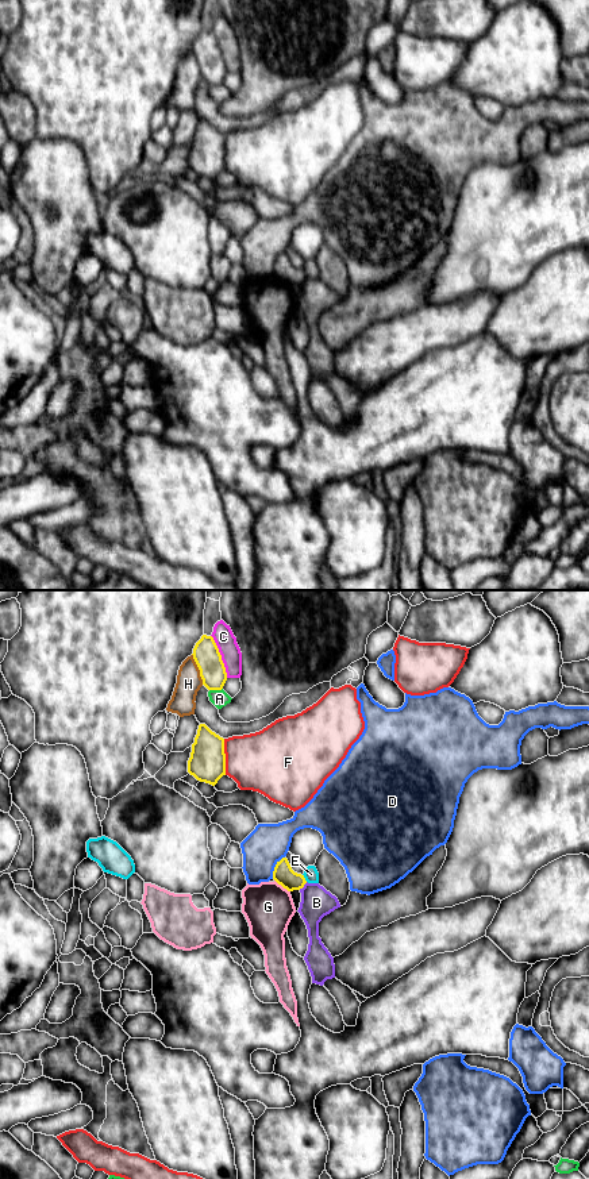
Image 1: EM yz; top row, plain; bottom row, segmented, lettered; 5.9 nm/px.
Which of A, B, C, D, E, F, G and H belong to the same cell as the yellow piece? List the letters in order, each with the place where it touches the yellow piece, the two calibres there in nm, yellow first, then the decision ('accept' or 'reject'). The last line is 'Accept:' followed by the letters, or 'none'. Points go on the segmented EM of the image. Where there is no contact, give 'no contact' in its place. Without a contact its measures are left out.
A: yz (215, 689) | 160/100 nm | reject
B: yz (303, 886) | 120/190 nm | reject
C: yz (220, 657) | 160/120 nm | reject
D: yz (274, 867) | 120/240 nm | reject
E: yz (304, 878) | 120/90 nm | reject
F: yz (224, 756) | 220/360 nm | reject
G: yz (283, 886) | 120/300 nm | reject
H: yz (199, 669) | 160/140 nm | reject
Accept: none

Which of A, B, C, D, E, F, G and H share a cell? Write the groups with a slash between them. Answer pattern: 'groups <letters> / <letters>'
groups A / B / C / D / E / F / G / H

